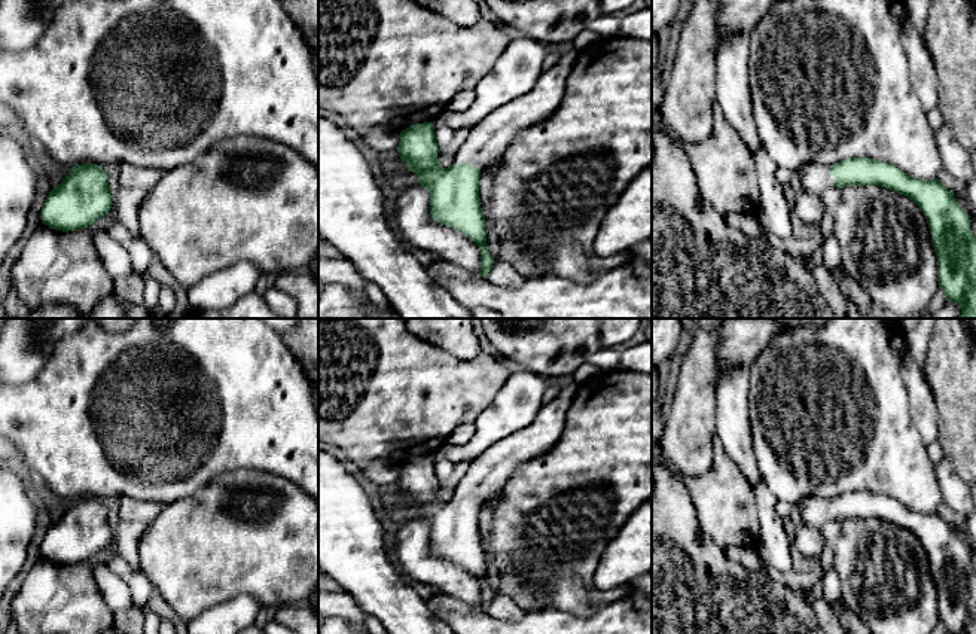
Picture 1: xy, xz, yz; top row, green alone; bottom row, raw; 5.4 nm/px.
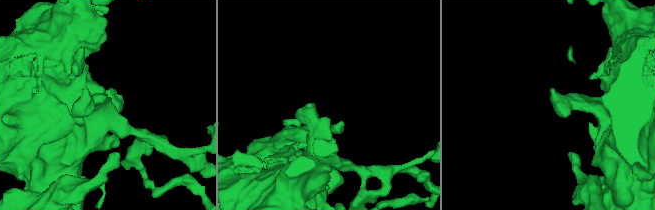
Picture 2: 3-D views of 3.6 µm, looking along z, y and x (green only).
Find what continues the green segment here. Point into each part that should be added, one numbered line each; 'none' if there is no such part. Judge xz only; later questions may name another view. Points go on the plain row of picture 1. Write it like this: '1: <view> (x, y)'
1: xz (488, 472)

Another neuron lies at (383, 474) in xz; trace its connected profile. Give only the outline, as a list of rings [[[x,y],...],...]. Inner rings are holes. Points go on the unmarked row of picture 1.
[[[372,461],[366,467],[362,467],[363,475],[382,490],[391,484],[397,484],[400,476],[400,464],[391,464],[387,461]]]

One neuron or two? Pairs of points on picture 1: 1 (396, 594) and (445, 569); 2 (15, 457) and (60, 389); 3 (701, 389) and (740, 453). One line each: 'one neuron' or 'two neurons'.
1: two neurons
2: two neurons
3: two neurons

